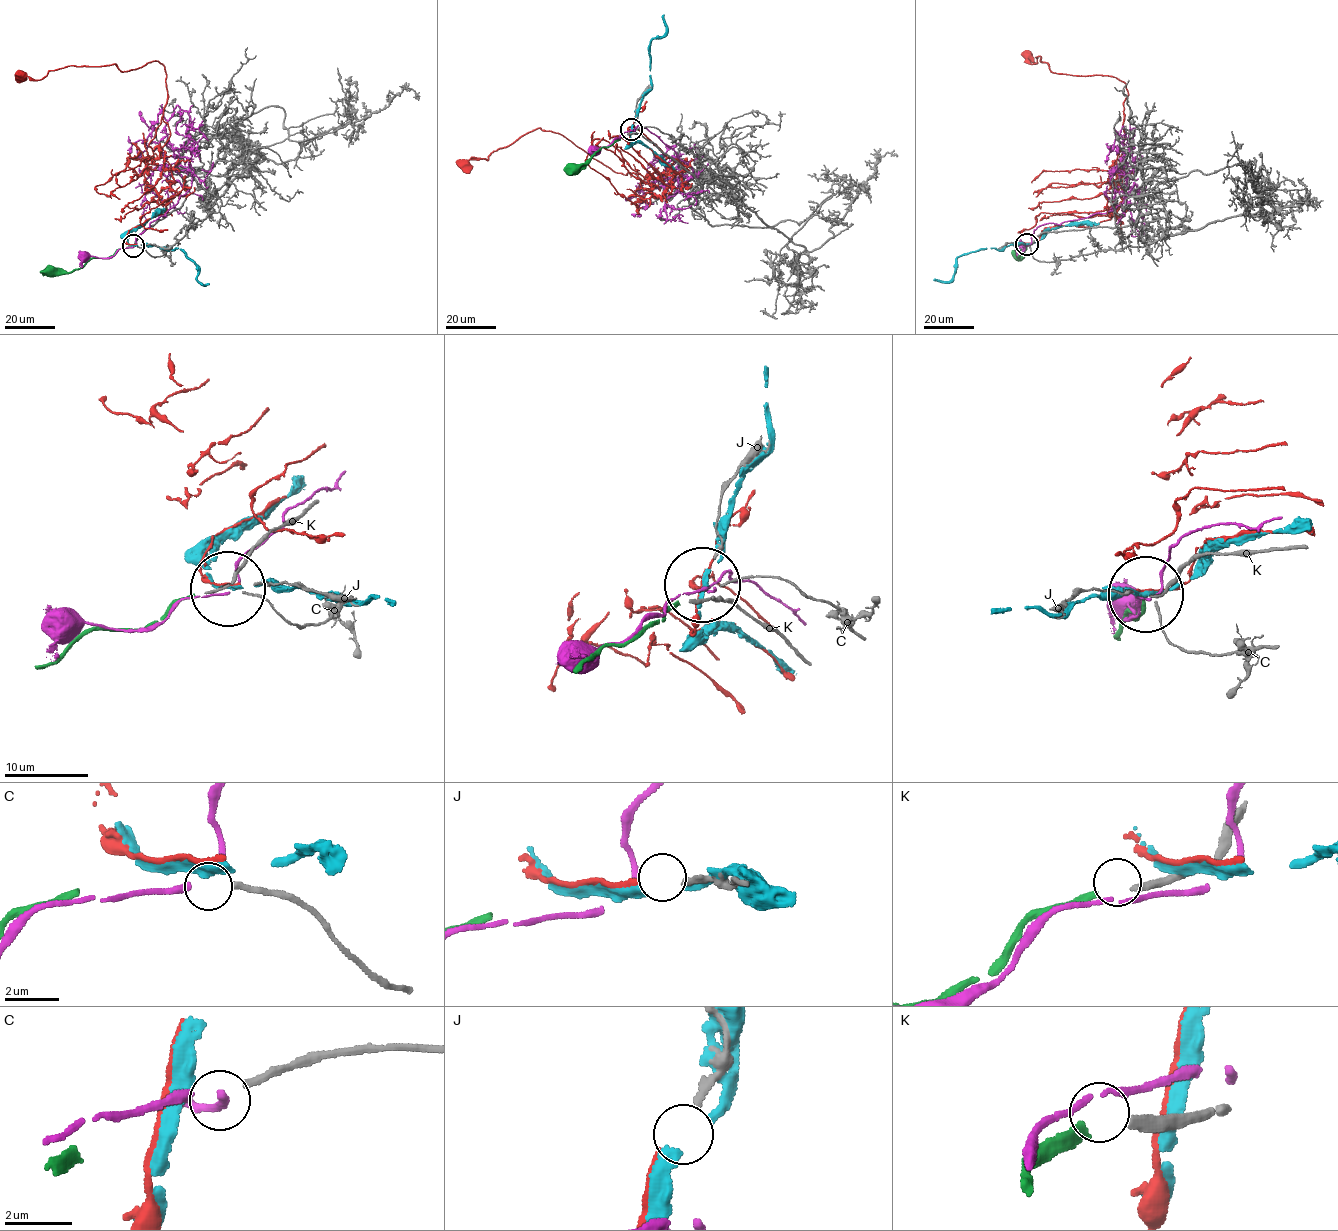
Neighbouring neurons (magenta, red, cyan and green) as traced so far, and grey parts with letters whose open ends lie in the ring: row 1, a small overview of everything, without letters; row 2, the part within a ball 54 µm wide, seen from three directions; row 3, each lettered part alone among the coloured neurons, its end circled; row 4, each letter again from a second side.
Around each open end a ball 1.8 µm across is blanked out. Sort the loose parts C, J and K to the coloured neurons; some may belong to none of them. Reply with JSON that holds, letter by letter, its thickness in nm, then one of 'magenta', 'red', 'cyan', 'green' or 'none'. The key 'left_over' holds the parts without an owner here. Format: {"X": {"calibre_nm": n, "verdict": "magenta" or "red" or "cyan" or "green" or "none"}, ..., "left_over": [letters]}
{"C": {"calibre_nm": 200, "verdict": "none"}, "J": {"calibre_nm": 190, "verdict": "red"}, "K": {"calibre_nm": 300, "verdict": "green"}, "left_over": ["C"]}

